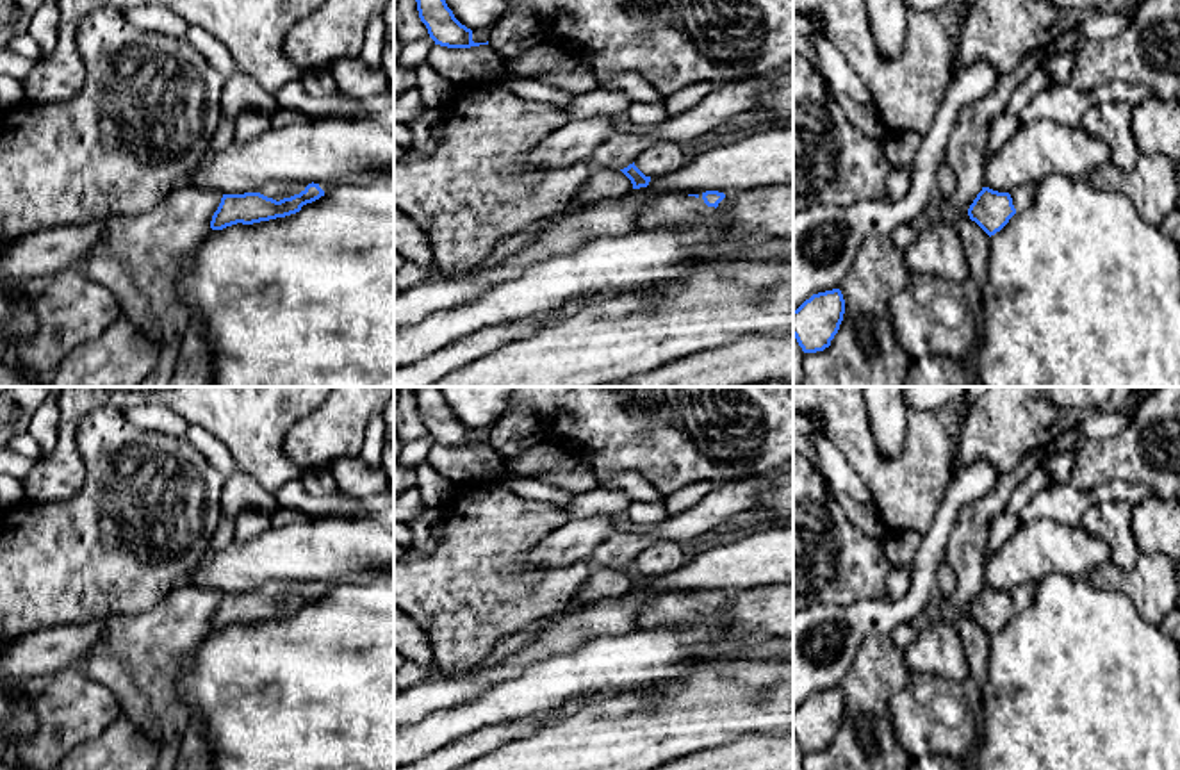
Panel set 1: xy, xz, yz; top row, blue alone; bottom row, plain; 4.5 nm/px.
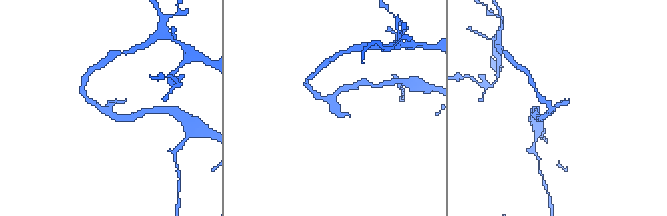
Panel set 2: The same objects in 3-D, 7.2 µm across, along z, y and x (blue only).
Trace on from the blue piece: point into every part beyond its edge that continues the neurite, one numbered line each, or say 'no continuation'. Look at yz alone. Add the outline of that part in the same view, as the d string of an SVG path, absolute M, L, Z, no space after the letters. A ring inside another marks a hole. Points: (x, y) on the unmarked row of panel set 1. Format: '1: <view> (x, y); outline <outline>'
1: yz (1022, 596); outline M1023 583L1011 592L1016 611L1023 611L1036 595L1036 583Z

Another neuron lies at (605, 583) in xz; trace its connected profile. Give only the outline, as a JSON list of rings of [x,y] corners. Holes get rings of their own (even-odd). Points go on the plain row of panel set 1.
[[[594,569],[594,574],[579,586],[567,608],[583,608],[599,601],[611,601],[633,588],[631,579],[620,569]]]

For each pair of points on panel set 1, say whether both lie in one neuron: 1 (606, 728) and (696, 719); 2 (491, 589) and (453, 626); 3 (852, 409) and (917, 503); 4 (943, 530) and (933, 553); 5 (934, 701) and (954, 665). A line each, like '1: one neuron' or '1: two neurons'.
1: one neuron
2: one neuron
3: one neuron
4: one neuron
5: two neurons

